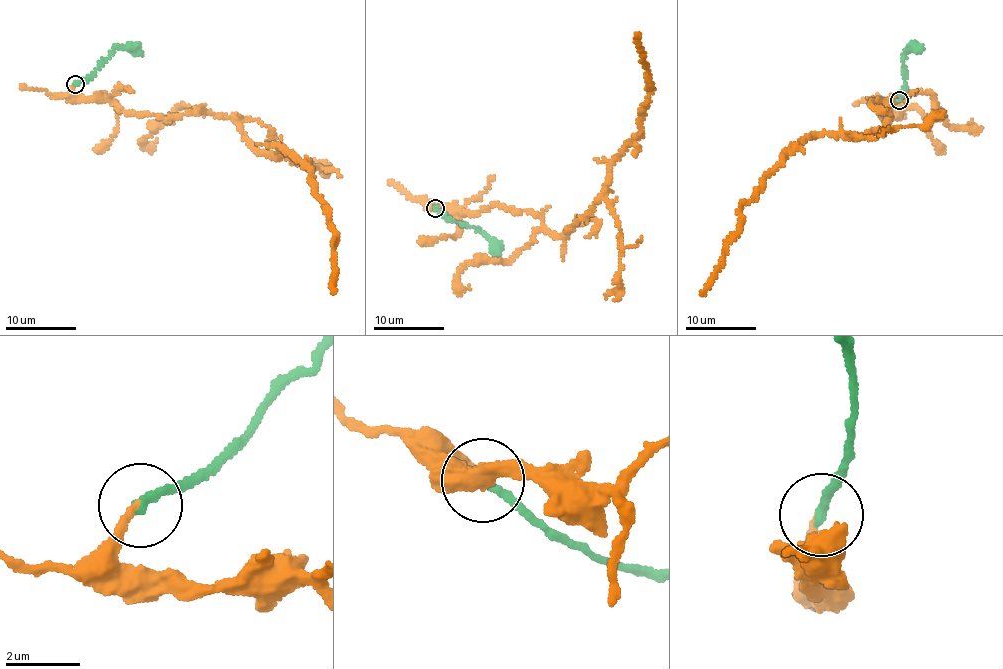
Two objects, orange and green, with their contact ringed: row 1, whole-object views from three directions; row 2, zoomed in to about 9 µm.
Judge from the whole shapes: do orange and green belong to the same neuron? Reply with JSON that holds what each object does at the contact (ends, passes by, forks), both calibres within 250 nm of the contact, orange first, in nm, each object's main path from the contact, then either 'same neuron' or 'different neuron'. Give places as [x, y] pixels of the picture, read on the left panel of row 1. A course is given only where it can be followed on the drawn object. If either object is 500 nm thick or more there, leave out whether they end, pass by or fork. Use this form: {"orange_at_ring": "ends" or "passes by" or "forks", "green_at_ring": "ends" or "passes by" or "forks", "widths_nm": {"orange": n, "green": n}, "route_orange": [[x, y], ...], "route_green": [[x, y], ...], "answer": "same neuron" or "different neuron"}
{"orange_at_ring": "ends", "green_at_ring": "ends", "widths_nm": {"orange": 200, "green": 280}, "route_orange": [[75, 83], [127, 112], [230, 116], [258, 151], [298, 160], [328, 210], [335, 292]], "route_green": [[75, 84], [96, 69], [117, 47], [140, 53]], "answer": "same neuron"}

